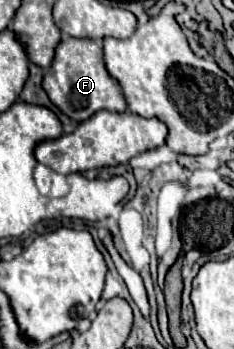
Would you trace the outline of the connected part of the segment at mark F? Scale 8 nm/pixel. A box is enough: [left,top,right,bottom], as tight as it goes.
[43,37,127,123]

